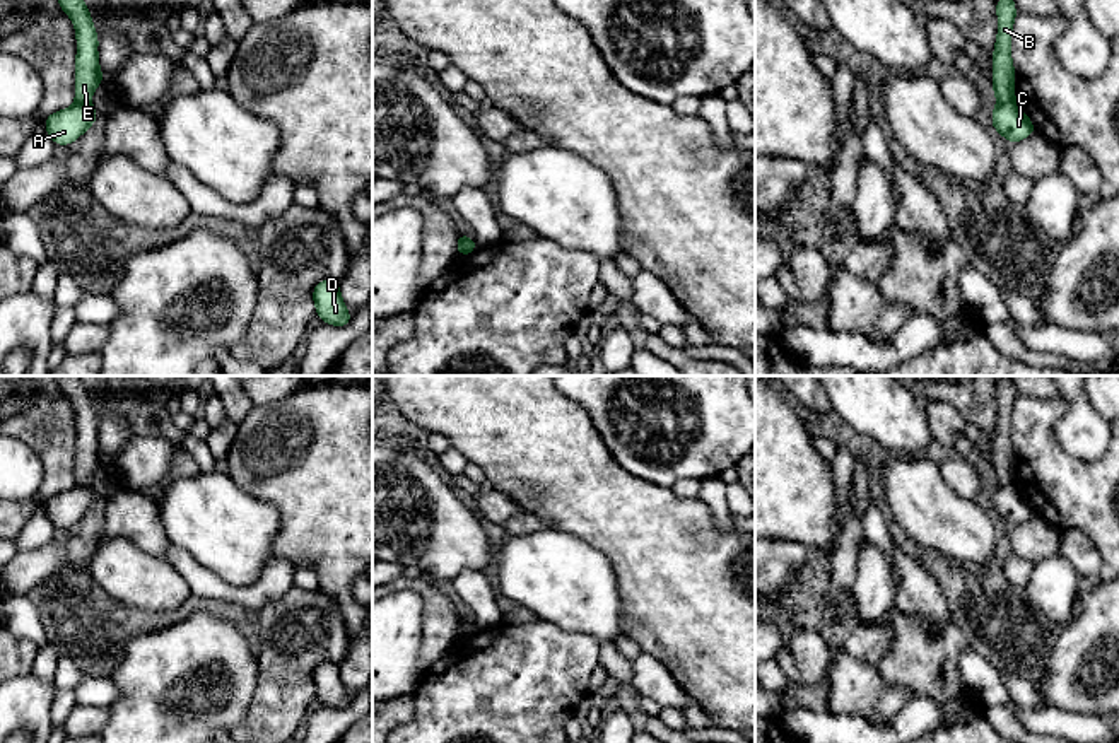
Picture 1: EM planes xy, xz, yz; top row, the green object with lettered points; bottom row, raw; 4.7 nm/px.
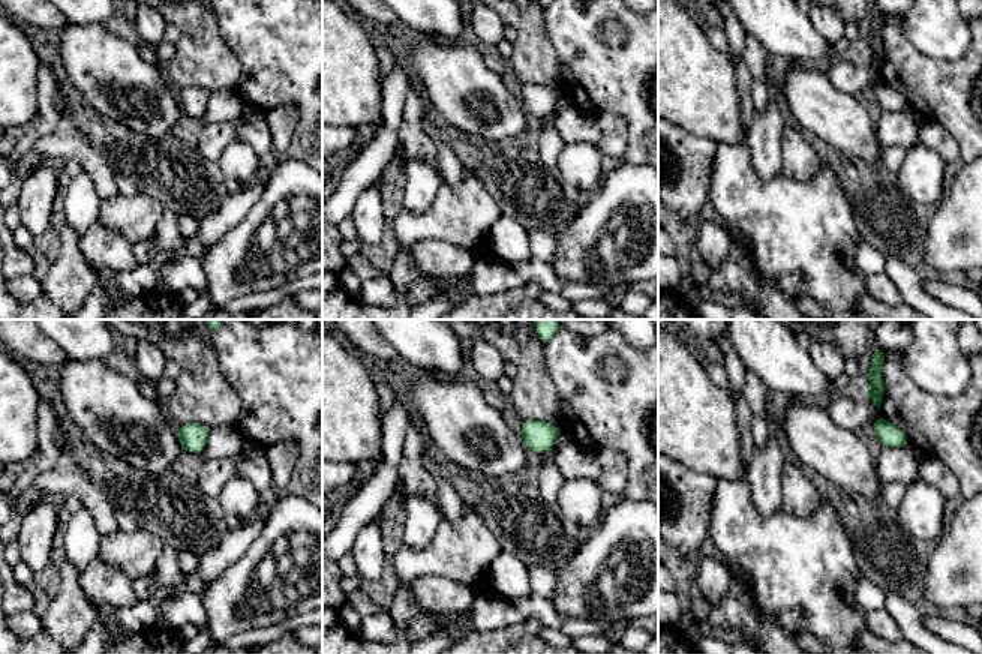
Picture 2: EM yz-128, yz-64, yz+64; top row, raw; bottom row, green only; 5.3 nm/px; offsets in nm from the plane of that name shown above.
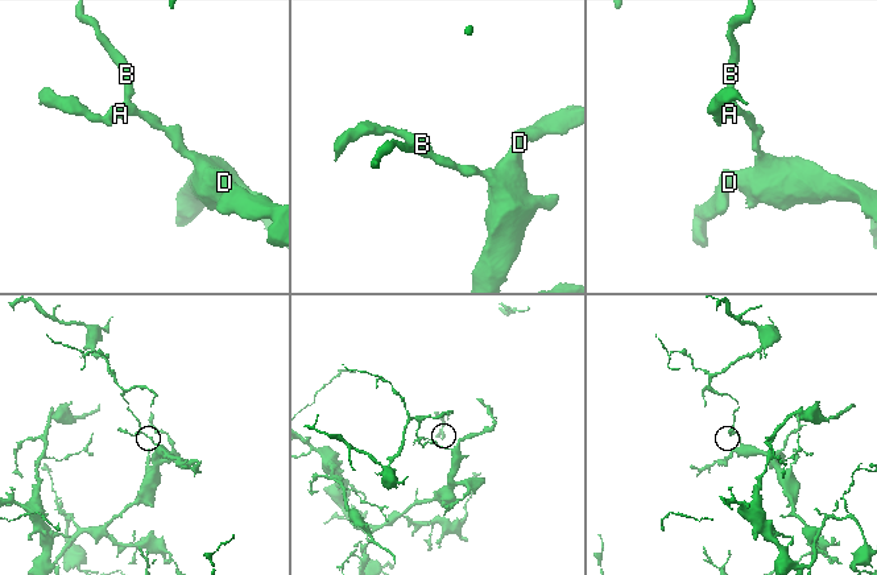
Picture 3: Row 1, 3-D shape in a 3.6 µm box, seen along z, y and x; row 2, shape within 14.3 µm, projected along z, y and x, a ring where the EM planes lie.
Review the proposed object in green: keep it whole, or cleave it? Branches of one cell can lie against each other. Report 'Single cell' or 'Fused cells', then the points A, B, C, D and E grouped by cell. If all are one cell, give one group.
Fused cells. Groups: A C D / B E

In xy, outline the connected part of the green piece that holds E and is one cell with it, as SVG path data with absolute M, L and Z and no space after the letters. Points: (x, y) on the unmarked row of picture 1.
M58 376L60 391L72 401L77 418L75 483L91 485L96 470L104 465L99 449L99 420L89 389L79 376Z

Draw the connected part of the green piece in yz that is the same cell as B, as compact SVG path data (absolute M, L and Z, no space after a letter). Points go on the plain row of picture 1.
M1005 376L996 384L998 418L993 436L993 473L998 485L1015 482L1015 449L1011 442L1011 412L1016 391L1011 376Z

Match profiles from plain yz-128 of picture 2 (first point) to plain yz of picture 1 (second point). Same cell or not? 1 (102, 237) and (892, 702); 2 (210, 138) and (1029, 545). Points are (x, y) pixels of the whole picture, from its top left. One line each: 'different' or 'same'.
1: same
2: different

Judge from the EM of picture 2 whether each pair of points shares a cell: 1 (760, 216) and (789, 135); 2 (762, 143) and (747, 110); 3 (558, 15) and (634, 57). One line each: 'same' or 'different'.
1: different
2: different
3: same

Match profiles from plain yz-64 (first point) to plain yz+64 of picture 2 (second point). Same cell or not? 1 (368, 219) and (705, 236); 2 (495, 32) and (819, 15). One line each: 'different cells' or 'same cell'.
1: same cell
2: same cell

